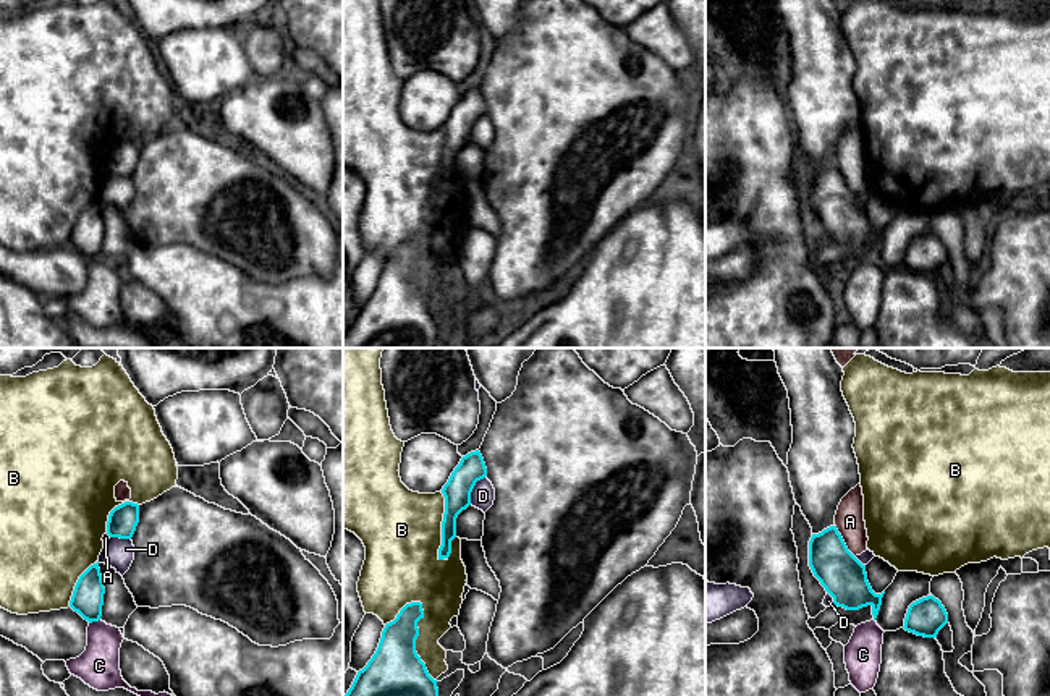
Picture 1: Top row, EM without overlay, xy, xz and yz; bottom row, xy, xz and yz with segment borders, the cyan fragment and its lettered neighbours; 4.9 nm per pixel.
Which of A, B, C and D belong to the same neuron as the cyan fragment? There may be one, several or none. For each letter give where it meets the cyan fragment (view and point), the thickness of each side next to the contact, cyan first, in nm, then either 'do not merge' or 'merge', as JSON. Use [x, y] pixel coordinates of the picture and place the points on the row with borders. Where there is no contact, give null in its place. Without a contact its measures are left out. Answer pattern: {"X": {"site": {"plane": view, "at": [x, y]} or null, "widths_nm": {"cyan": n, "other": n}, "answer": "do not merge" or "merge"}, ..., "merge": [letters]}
{"A": {"site": {"plane": "yz", "at": [843, 541]}, "widths_nm": {"cyan": 220, "other": 140}, "answer": "do not merge"}, "B": {"site": {"plane": "xz", "at": [418, 635]}, "widths_nm": {"cyan": 260, "other": 220}, "answer": "do not merge"}, "C": {"site": {"plane": "xy", "at": [94, 620]}, "widths_nm": {"cyan": 160, "other": 200}, "answer": "do not merge"}, "D": {"site": {"plane": "xz", "at": [473, 488]}, "widths_nm": {"cyan": 140, "other": 120}, "answer": "do not merge"}, "merge": []}

